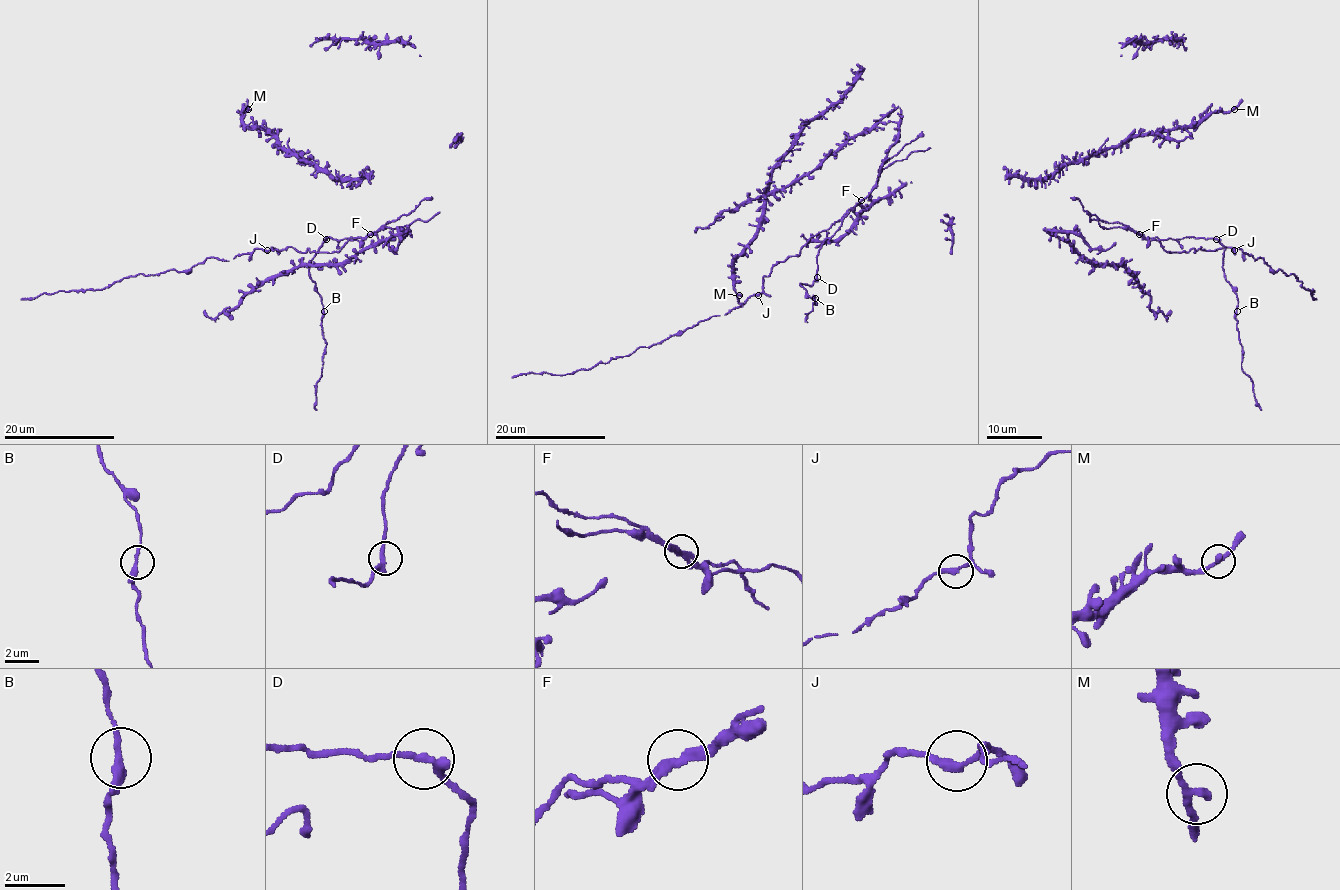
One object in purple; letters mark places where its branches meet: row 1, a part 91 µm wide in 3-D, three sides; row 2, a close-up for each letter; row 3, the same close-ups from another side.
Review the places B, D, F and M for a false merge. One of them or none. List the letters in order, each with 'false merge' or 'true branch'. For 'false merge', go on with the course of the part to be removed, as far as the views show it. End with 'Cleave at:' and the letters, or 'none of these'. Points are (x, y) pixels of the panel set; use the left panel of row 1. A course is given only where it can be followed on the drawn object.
B: true branch
D: true branch
F: true branch
M: true branch
Cleave at: none of these

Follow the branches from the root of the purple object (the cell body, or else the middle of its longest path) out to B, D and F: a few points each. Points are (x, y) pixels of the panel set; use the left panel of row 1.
B: (405, 215), (387, 222), (361, 240), (326, 237), (308, 269), (324, 311)
D: (405, 215), (387, 222), (361, 240), (326, 239)
F: (405, 215), (371, 233)

